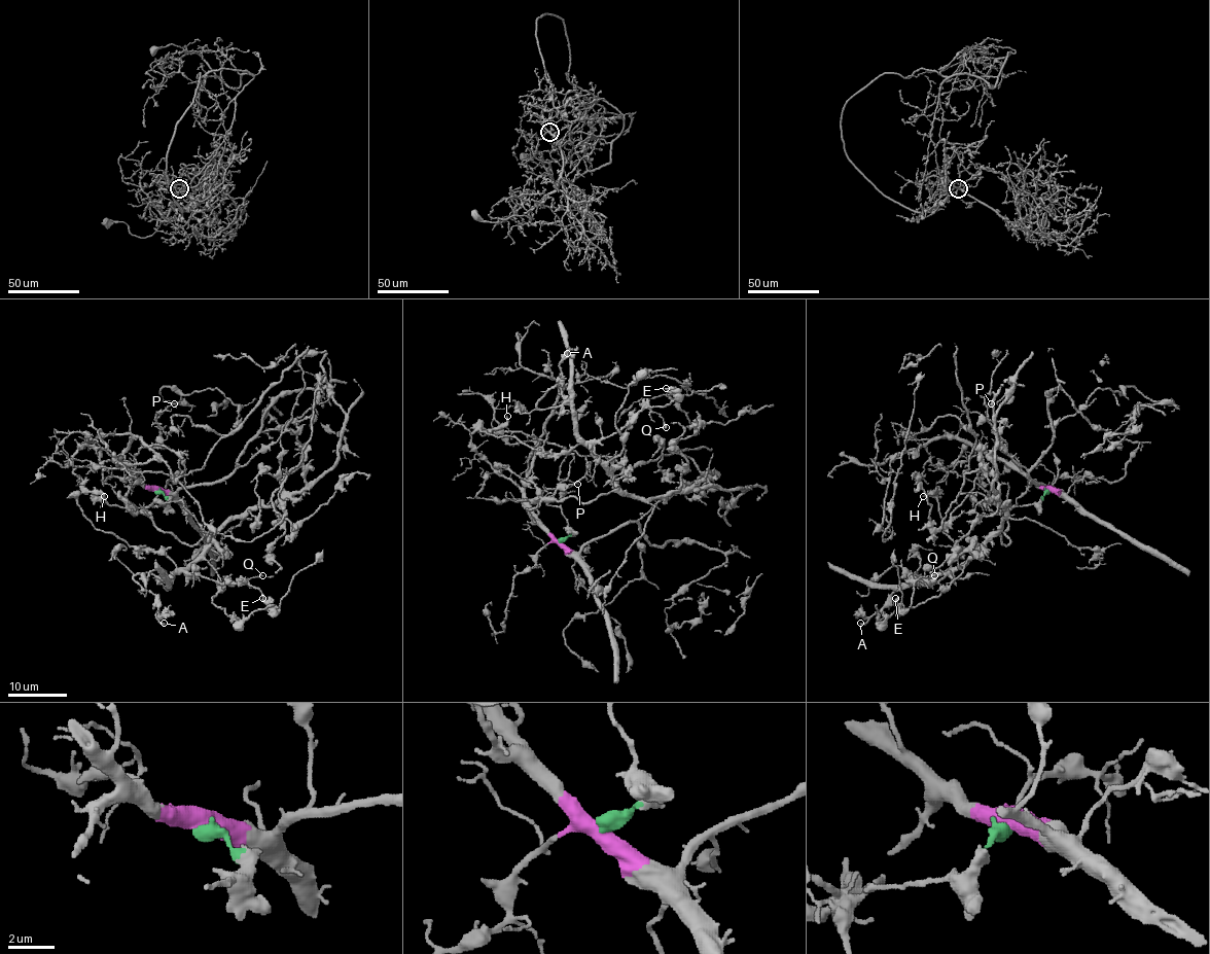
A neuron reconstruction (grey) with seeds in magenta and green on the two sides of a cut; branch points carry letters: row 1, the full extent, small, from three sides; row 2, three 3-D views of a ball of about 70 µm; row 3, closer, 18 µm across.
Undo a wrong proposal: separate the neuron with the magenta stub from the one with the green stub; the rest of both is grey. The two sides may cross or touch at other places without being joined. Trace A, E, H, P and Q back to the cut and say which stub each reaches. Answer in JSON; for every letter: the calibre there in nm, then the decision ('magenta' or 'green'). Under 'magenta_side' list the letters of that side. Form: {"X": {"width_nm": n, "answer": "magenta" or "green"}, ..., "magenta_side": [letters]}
{"A": {"width_nm": 220, "answer": "green"}, "E": {"width_nm": 320, "answer": "green"}, "H": {"width_nm": 170, "answer": "green"}, "P": {"width_nm": 140, "answer": "magenta"}, "Q": {"width_nm": 170, "answer": "green"}, "magenta_side": ["P"]}

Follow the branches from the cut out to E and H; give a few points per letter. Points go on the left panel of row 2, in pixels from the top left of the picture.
E: (157, 491), (166, 502), (148, 518), (189, 545), (210, 533), (217, 584), (246, 584), (271, 610), (261, 598)
H: (157, 491), (162, 530), (210, 533), (185, 567), (98, 530), (77, 496), (104, 496)

